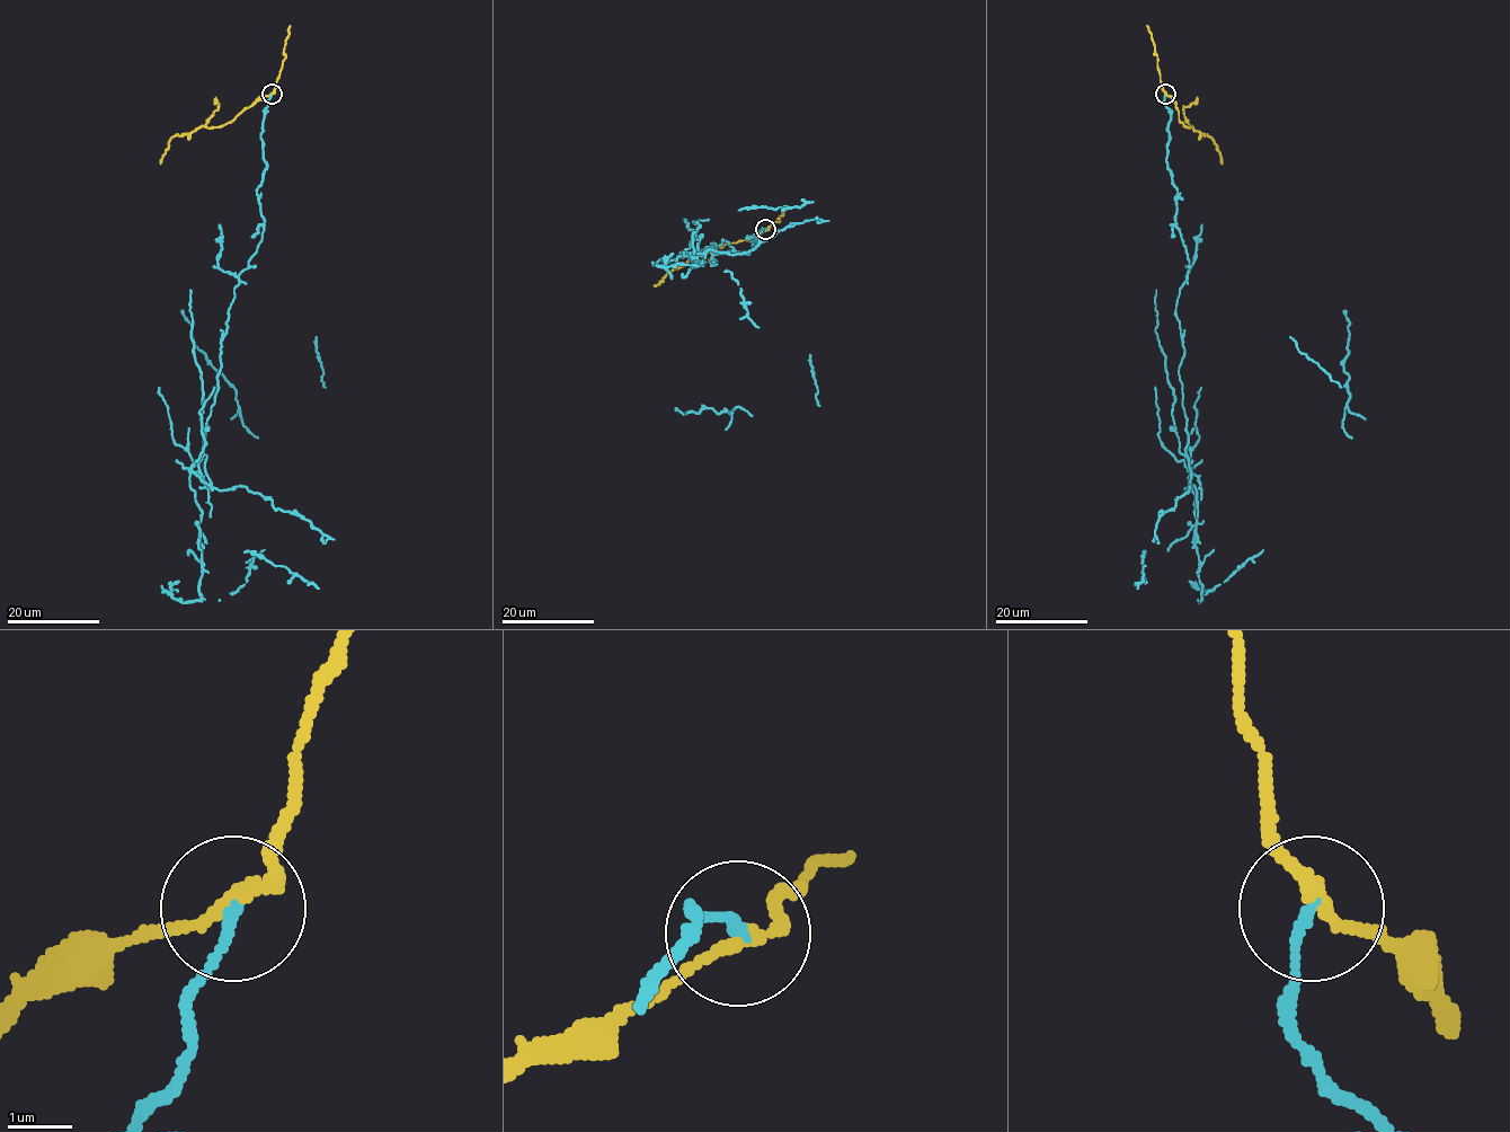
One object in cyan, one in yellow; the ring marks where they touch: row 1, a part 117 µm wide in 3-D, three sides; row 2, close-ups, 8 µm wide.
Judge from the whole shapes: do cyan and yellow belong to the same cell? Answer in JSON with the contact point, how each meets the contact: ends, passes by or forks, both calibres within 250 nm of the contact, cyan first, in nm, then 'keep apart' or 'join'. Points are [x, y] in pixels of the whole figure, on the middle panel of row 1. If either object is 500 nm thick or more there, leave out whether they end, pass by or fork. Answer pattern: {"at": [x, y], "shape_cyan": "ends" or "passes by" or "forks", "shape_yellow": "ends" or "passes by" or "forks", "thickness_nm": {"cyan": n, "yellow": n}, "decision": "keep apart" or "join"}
{"at": [765, 229], "shape_cyan": "ends", "shape_yellow": "passes by", "thickness_nm": {"cyan": 150, "yellow": 200}, "decision": "keep apart"}

